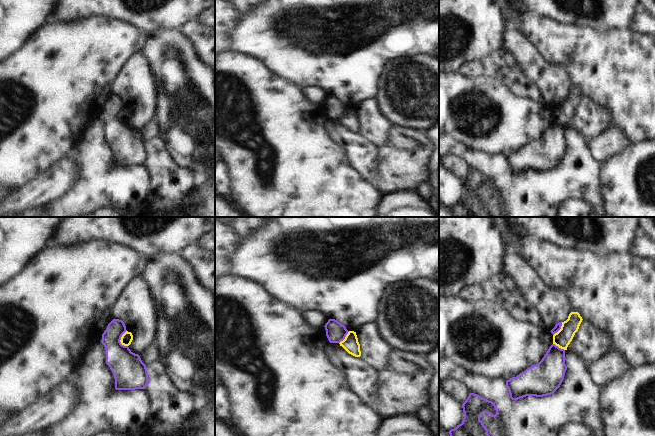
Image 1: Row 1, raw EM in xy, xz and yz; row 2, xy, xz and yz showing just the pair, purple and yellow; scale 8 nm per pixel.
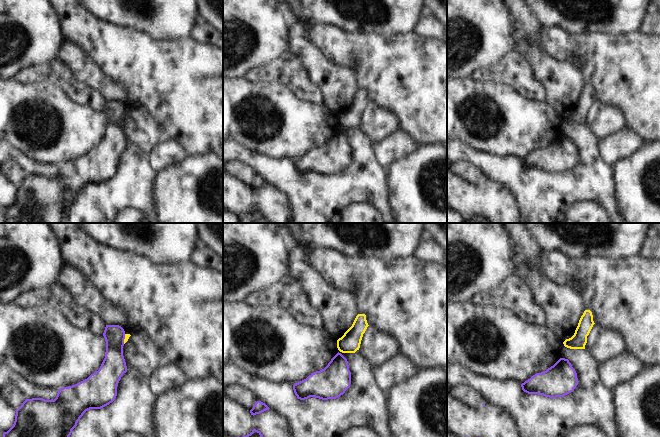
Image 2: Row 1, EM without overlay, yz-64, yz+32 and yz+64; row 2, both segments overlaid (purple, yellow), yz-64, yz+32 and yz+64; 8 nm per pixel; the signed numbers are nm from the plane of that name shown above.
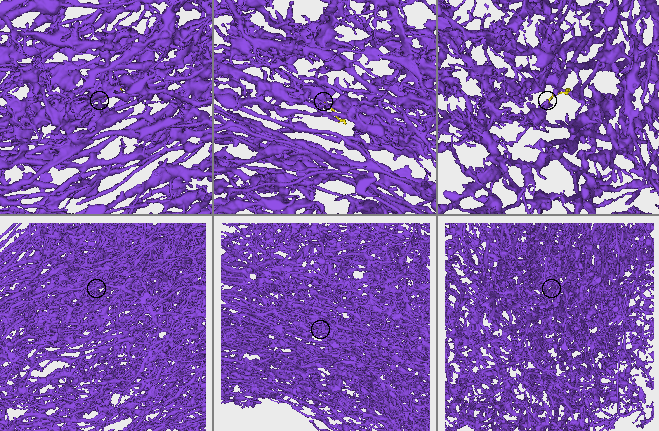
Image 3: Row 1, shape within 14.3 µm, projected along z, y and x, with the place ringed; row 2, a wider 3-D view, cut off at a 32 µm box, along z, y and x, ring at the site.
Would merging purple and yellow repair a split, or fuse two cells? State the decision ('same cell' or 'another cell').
another cell

